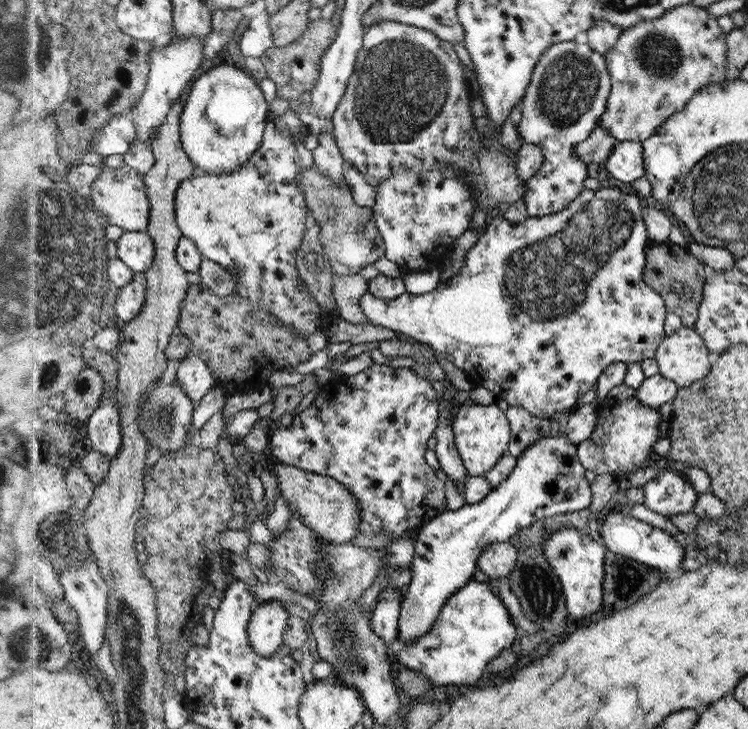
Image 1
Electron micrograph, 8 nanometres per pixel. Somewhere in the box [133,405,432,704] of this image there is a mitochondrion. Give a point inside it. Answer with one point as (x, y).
(343, 643)

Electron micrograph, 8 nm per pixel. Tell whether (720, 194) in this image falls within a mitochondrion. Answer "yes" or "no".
yes

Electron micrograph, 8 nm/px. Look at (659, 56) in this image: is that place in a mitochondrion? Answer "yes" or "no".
yes

